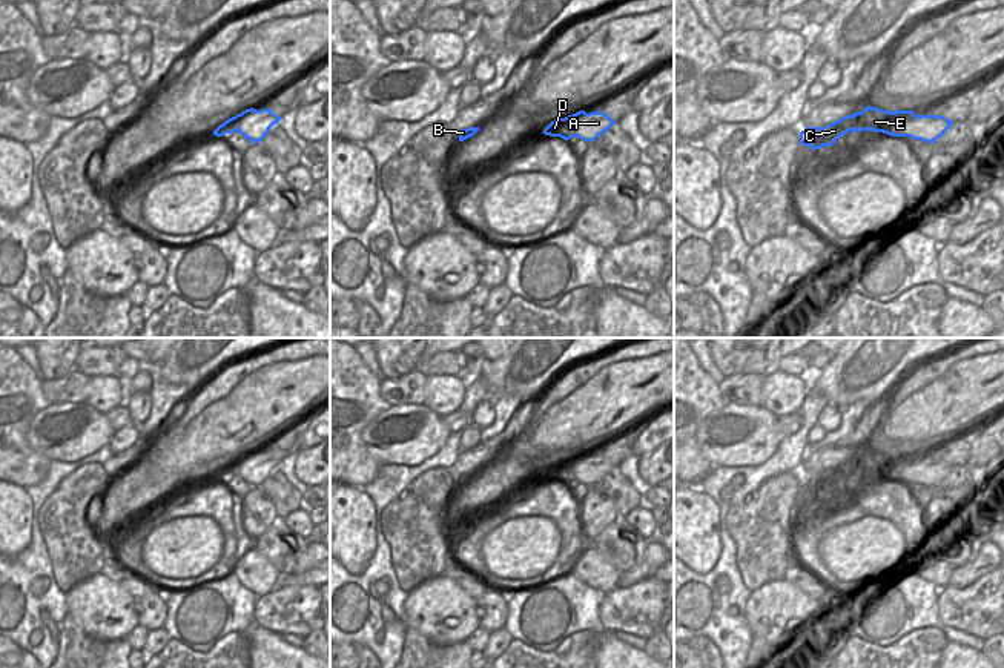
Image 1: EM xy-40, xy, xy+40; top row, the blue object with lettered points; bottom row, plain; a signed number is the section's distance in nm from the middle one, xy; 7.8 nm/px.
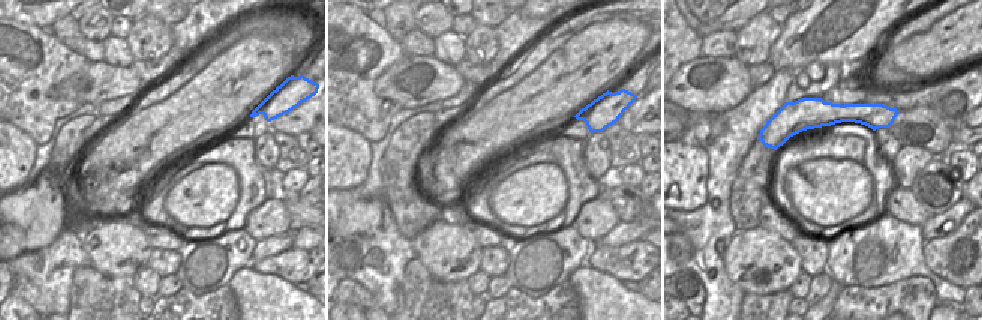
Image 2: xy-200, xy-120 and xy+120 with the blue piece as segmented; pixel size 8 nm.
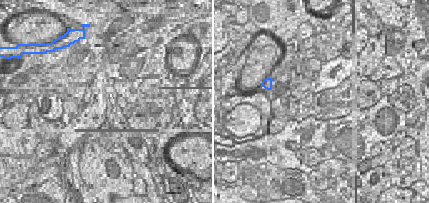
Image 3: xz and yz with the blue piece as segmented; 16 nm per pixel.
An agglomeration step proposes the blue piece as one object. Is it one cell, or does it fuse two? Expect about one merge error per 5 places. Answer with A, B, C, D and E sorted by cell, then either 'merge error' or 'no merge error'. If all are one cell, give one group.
groups A B C D E; no merge error

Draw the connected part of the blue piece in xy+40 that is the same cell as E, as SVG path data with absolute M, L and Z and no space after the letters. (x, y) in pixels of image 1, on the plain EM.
M867 450L861 456L844 459L823 471L806 471L800 476L800 488L815 494L823 490L832 490L837 482L850 475L874 475L892 481L910 481L912 484L932 488L950 470L952 465L941 459L915 459L912 455L890 456Z

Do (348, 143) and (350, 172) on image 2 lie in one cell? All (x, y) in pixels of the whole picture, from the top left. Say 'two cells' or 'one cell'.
one cell

